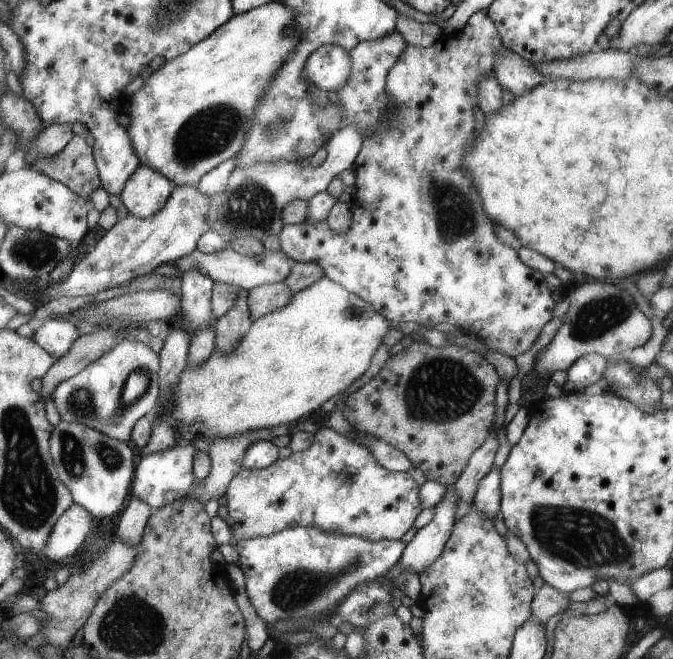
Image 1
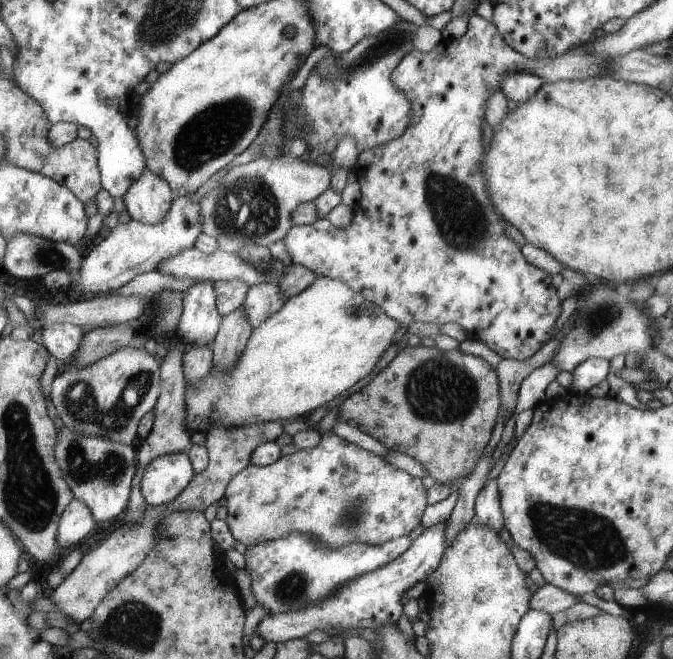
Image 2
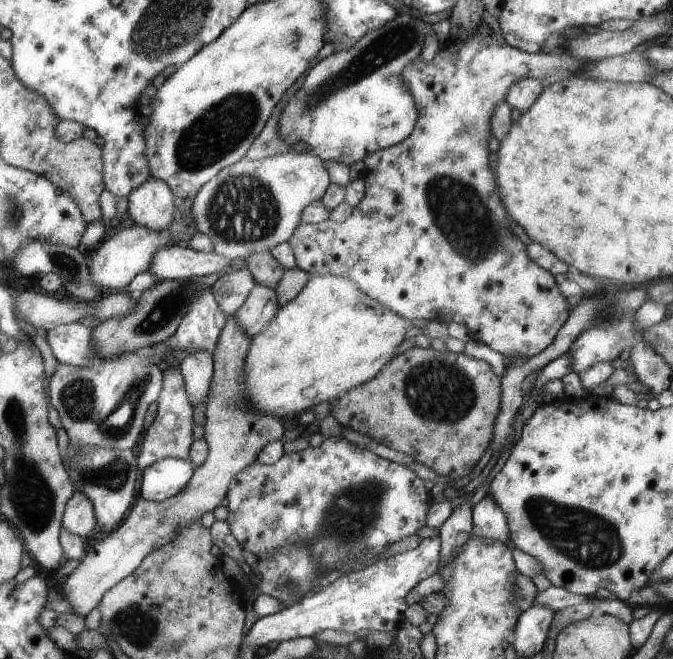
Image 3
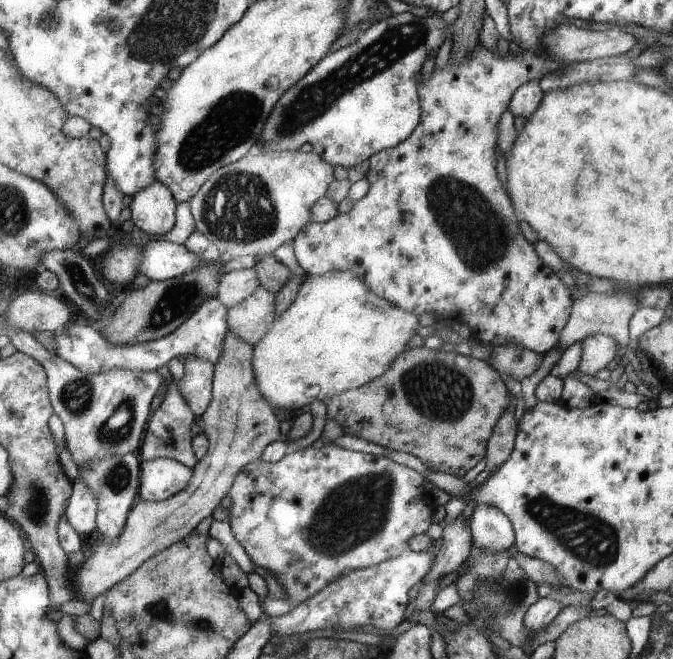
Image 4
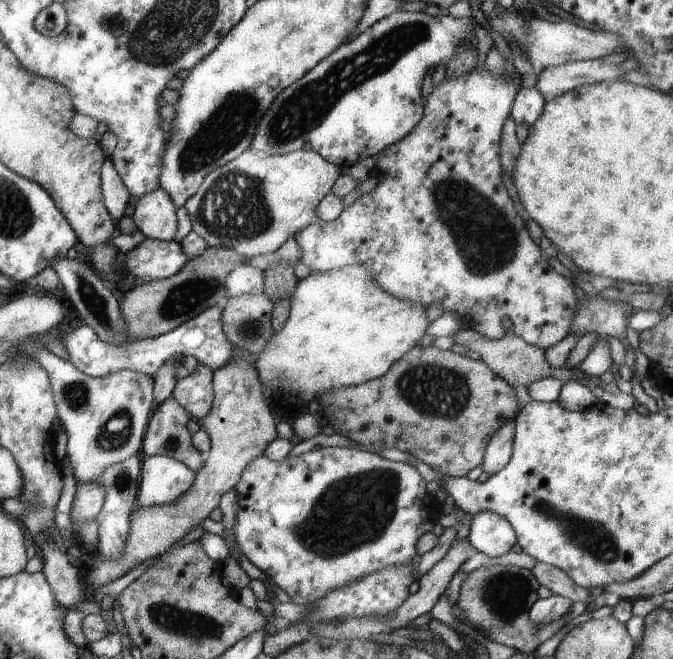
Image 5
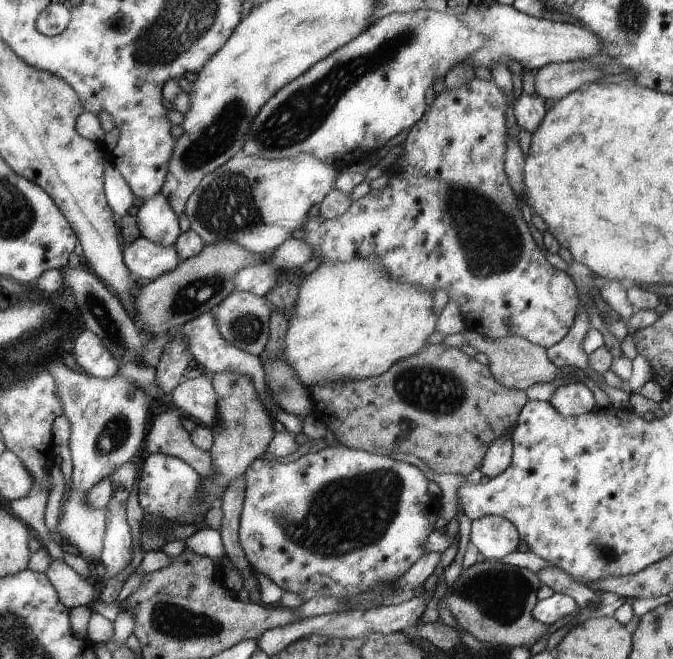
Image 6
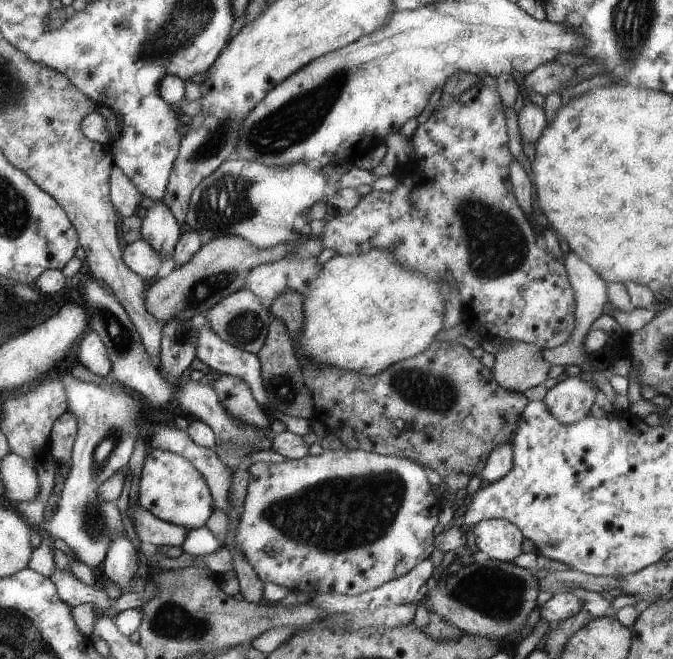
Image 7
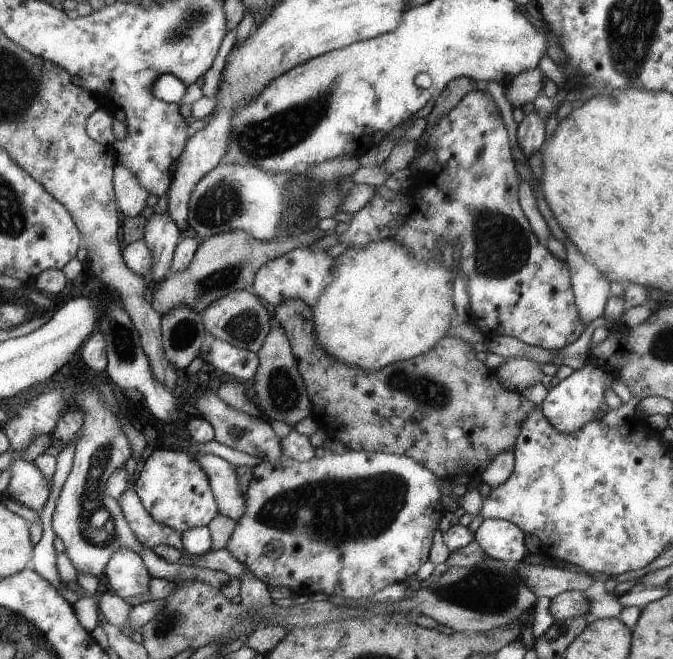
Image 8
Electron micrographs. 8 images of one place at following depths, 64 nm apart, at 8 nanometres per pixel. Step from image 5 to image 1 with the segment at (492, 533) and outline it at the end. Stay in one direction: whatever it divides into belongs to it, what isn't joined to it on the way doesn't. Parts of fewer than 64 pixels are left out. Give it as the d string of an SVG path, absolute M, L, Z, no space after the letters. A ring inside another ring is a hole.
M500 469L490 471L478 482L472 506L489 520L500 512Z

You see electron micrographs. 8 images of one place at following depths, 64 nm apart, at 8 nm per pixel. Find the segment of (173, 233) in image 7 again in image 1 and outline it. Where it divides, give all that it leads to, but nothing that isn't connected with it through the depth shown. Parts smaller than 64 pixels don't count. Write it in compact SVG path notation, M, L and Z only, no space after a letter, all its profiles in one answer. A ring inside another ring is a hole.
M141 165L131 174L119 198L129 214L149 219L162 210L173 187L162 173Z

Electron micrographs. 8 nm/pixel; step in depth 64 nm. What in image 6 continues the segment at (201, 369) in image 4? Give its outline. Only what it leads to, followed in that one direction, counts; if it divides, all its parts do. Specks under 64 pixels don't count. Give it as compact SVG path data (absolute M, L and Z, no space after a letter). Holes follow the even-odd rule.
M205 371L197 378L185 380L175 386L168 400L183 410L186 418L191 418L197 424L205 427L213 426L215 422L215 402L217 398Z

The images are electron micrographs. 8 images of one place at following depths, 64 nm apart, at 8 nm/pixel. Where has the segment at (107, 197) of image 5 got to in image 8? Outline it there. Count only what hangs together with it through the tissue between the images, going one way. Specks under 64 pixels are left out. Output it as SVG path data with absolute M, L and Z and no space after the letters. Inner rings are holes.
M121 164L114 171L114 190L115 200L123 217L131 218L140 215L141 210L146 206L145 200L149 192L143 186L139 186L131 170L127 170Z

